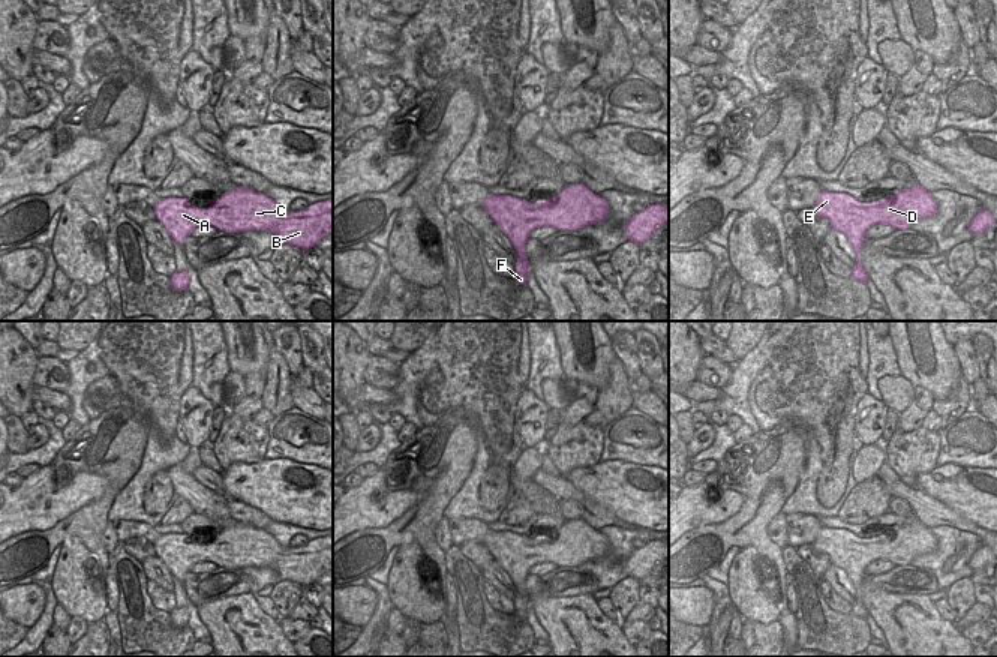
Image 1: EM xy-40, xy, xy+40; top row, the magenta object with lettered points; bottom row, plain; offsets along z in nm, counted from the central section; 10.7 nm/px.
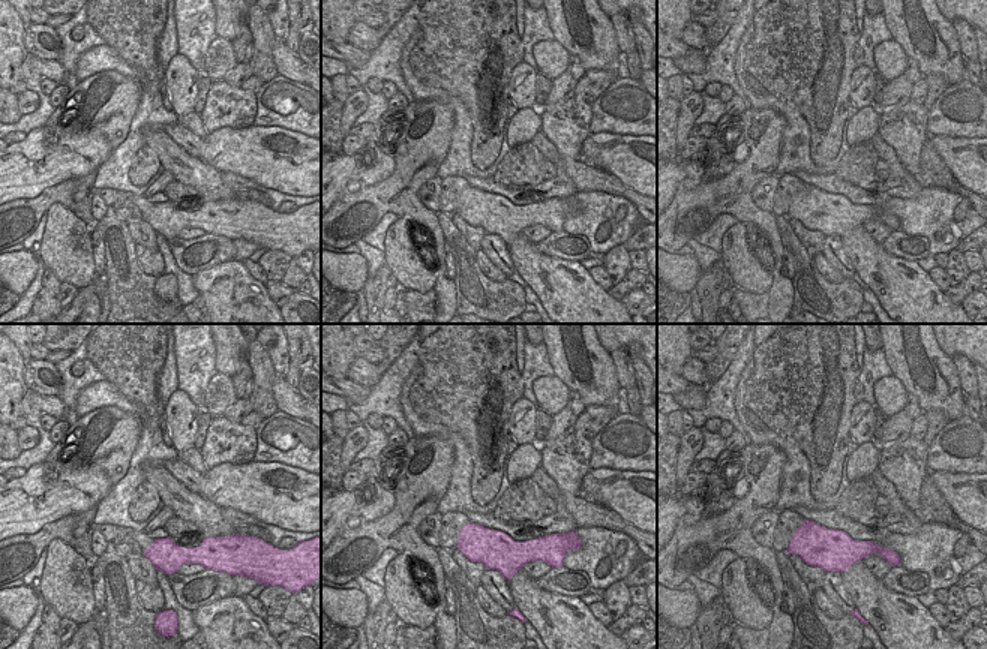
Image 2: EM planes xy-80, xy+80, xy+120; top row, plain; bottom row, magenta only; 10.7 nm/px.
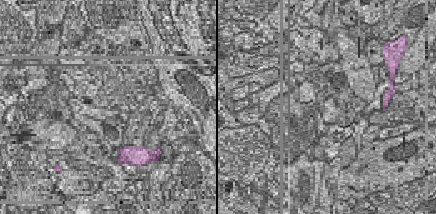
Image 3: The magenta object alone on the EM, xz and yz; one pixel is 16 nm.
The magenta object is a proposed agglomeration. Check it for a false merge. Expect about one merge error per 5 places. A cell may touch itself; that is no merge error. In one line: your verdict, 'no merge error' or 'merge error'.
no merge error

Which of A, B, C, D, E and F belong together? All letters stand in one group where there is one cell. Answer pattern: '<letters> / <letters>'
A B C D E F

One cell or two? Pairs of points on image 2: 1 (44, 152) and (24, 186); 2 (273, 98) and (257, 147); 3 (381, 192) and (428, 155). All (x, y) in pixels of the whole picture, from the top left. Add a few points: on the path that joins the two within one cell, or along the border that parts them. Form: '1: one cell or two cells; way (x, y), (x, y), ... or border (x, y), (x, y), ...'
1: one cell; way (35, 161), (24, 171), (24, 177)
2: two cells; border (254, 123), (278, 125), (299, 132)
3: one cell; way (393, 189), (416, 167)

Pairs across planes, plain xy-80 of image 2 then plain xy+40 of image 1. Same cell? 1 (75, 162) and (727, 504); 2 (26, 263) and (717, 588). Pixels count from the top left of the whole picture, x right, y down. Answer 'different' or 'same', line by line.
1: same
2: different

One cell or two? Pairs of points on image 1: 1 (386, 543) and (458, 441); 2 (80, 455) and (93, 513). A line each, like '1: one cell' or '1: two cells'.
1: one cell
2: one cell

